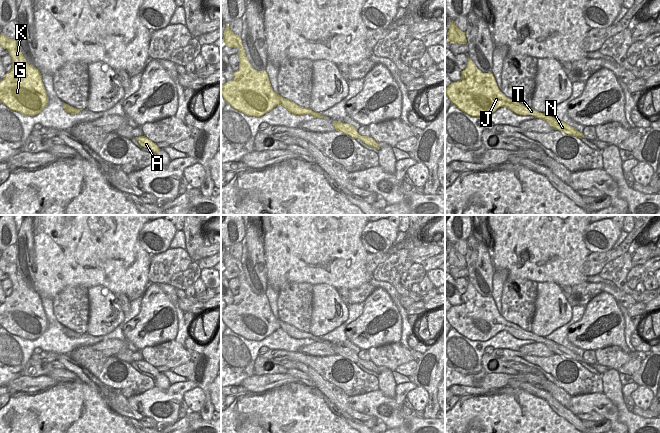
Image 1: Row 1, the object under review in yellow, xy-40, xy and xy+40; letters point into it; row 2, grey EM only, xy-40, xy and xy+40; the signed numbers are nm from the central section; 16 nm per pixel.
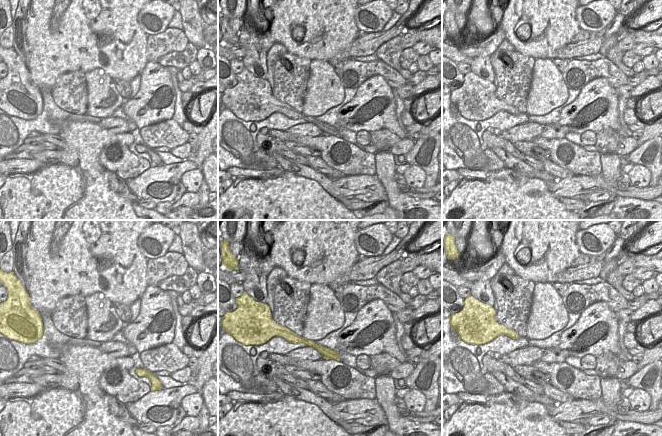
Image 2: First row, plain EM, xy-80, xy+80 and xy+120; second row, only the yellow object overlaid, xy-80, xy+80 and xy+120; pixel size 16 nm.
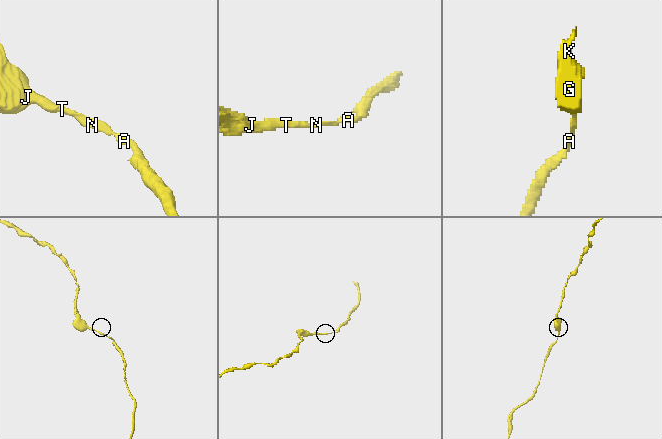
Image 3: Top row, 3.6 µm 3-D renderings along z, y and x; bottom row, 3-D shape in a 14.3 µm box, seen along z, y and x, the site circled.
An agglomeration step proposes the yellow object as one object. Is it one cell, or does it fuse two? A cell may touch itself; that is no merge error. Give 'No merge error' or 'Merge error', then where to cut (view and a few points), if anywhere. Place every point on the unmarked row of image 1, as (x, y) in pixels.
No merge error. No split.

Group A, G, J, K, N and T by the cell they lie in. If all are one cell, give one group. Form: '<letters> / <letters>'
A G J K N T

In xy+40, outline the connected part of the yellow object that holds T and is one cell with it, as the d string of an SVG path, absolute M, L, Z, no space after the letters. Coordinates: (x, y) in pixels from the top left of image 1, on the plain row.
M468 282L467 290L461 295L462 303L445 312L445 318L452 328L462 336L472 341L487 341L500 331L507 331L520 340L532 339L543 343L554 354L562 355L568 359L585 362L572 350L559 345L545 337L528 332L516 324L506 321L498 312L491 296L483 297L474 286Z

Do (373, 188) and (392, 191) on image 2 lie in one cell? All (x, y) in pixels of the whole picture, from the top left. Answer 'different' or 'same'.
different

